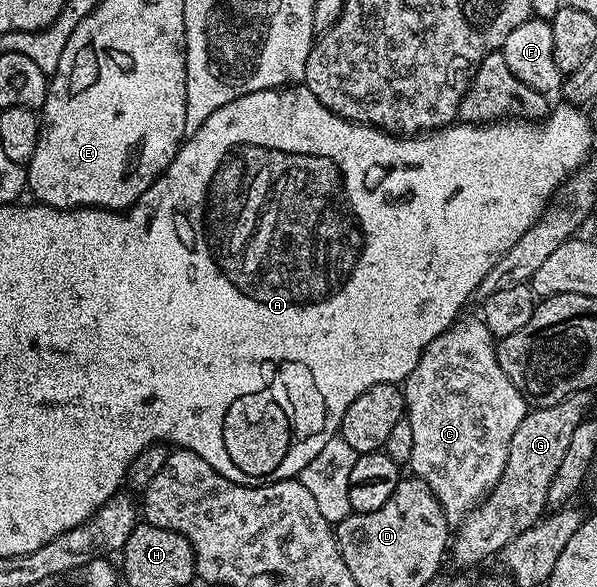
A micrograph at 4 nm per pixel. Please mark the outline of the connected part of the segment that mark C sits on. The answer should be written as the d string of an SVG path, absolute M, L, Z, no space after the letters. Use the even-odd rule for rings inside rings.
M466 318L458 319L448 332L444 332L442 336L435 338L421 351L421 357L415 366L415 370L411 370L411 374L403 382L405 416L411 422L412 431L412 449L408 467L410 469L413 468L412 475L416 477L416 479L427 482L427 486L433 491L432 497L439 505L444 519L446 516L446 518L453 523L453 526L460 525L461 521L489 495L489 491L499 482L499 478L507 466L507 454L511 446L511 434L515 434L515 430L519 430L519 422L523 422L527 411L527 397L514 386L511 382L511 378L507 378L503 366L497 361L497 344L495 343L495 337L487 330L484 319L465 319Z

